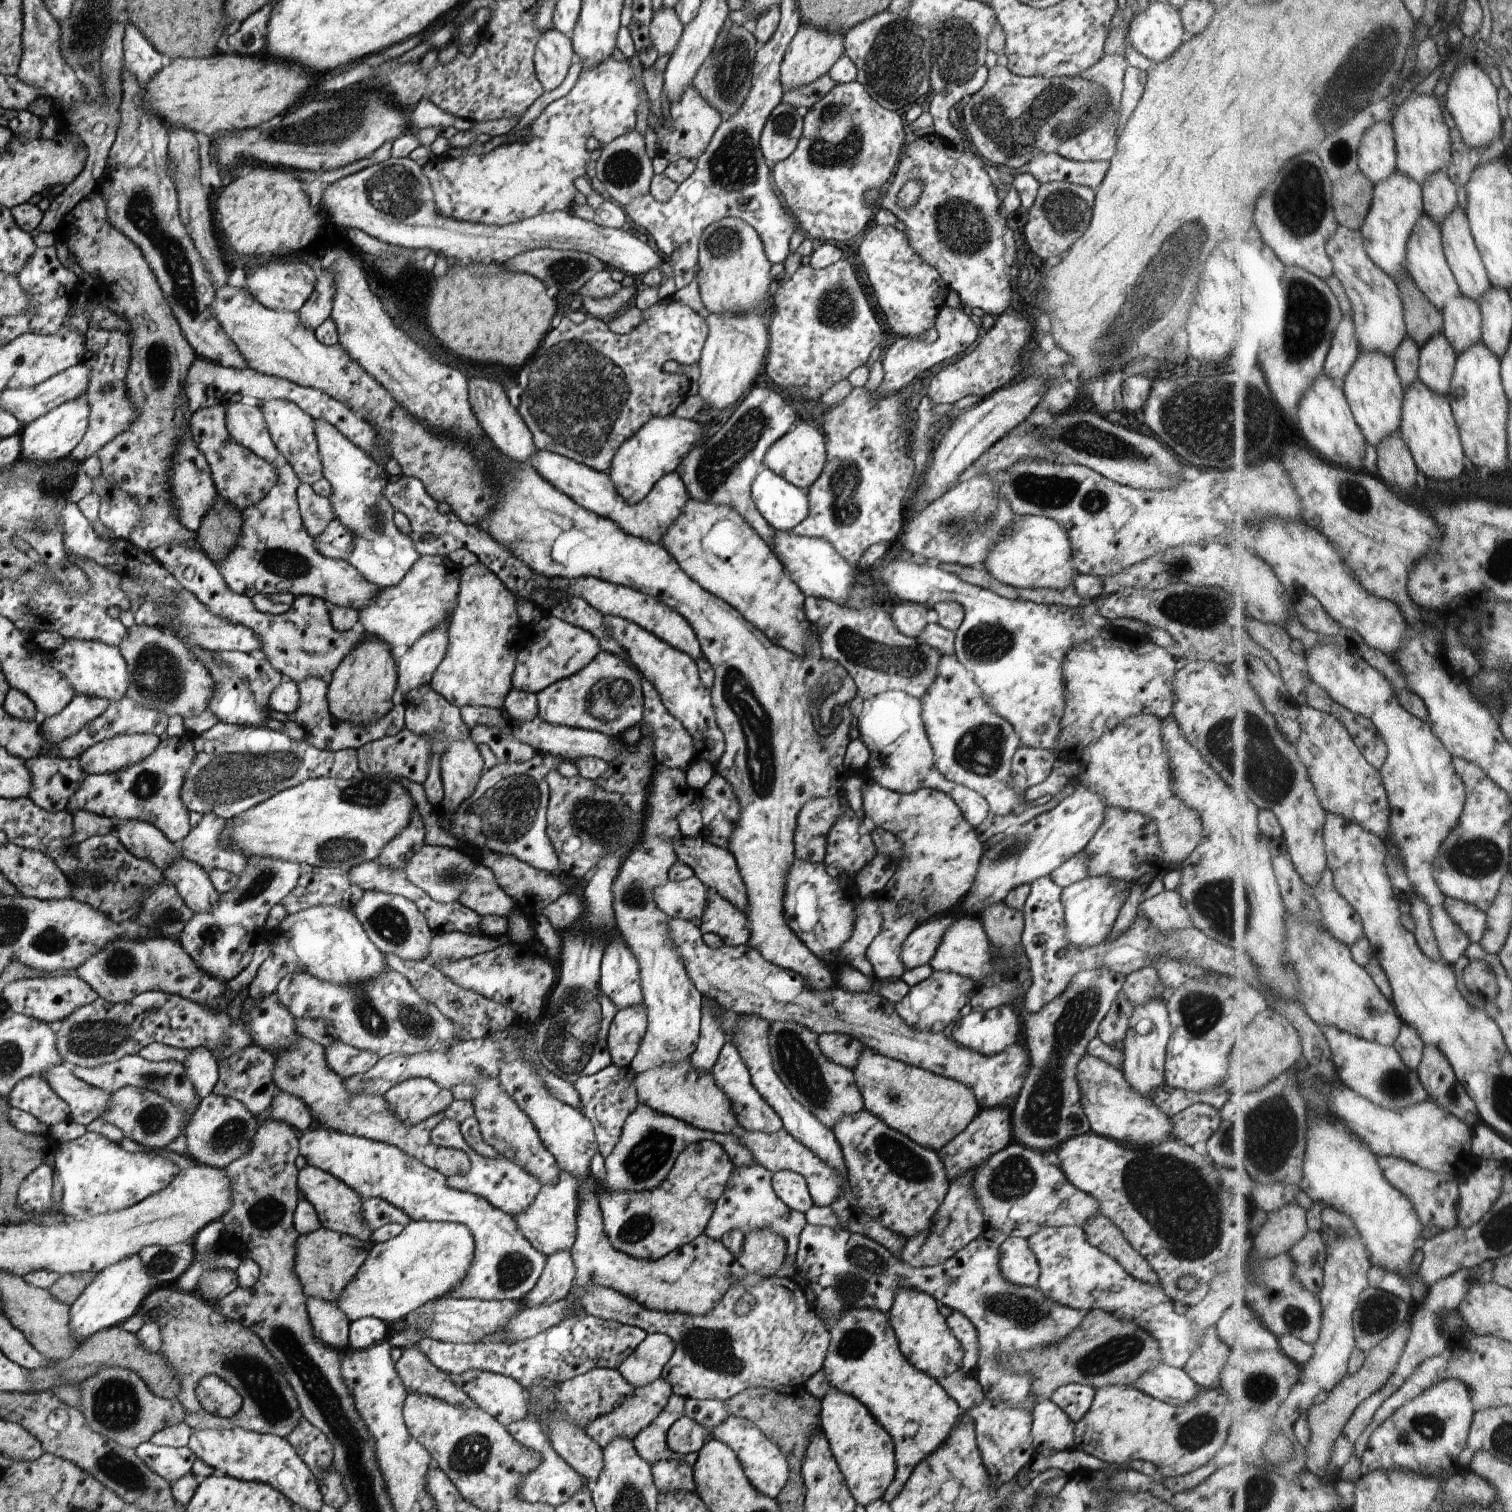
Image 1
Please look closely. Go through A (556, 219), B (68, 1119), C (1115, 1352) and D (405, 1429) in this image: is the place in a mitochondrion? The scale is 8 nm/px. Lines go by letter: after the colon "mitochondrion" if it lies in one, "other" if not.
A: other
B: other
C: mitochondrion
D: other

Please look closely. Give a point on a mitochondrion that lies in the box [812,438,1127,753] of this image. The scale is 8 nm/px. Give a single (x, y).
(1044, 492)

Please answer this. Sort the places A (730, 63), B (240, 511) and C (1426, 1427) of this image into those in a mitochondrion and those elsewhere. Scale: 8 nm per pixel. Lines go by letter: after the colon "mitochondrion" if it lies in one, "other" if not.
A: mitochondrion
B: other
C: mitochondrion

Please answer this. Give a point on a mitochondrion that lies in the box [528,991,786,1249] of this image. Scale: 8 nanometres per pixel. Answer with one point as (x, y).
(653, 1149)

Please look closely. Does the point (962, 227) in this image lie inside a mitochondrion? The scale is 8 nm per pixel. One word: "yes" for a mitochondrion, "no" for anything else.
yes

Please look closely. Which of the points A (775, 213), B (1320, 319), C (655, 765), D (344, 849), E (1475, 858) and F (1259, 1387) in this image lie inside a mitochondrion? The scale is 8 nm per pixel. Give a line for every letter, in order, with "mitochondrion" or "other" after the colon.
A: other
B: mitochondrion
C: other
D: mitochondrion
E: mitochondrion
F: mitochondrion

